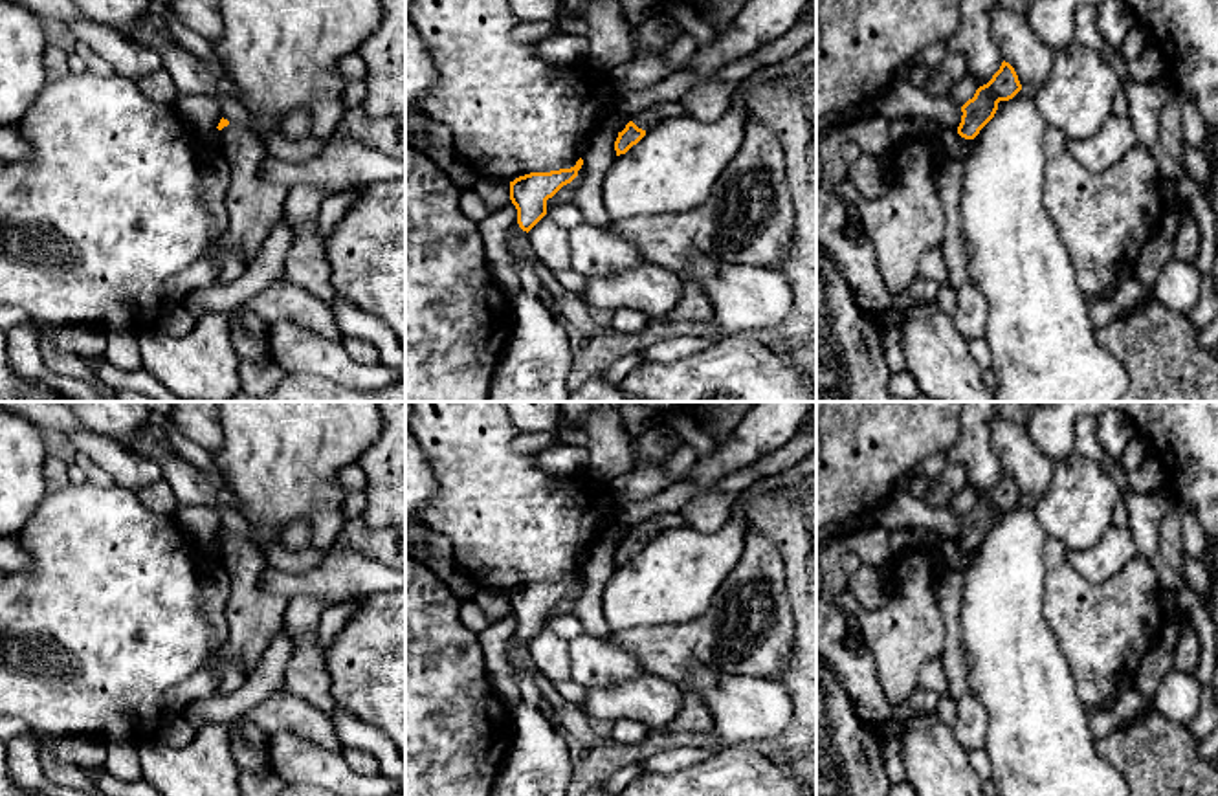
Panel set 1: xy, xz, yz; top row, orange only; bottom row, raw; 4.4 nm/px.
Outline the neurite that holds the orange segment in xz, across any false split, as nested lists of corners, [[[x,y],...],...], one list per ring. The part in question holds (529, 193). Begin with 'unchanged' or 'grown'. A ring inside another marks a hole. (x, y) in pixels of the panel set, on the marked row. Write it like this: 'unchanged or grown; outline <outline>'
unchanged; outline [[[580,158],[570,169],[530,172],[510,182],[510,200],[517,209],[517,224],[523,231],[528,233],[547,215],[547,200],[570,183],[581,165]]]

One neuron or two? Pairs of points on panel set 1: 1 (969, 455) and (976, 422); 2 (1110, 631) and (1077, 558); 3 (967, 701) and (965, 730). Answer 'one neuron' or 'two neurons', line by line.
1: one neuron
2: two neurons
3: one neuron

